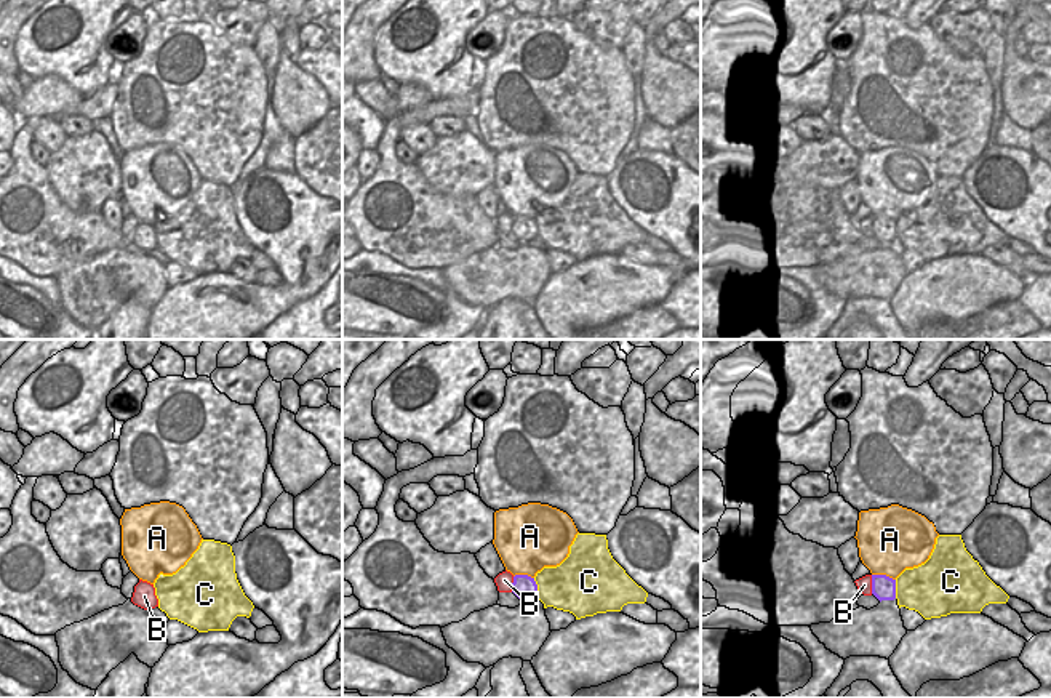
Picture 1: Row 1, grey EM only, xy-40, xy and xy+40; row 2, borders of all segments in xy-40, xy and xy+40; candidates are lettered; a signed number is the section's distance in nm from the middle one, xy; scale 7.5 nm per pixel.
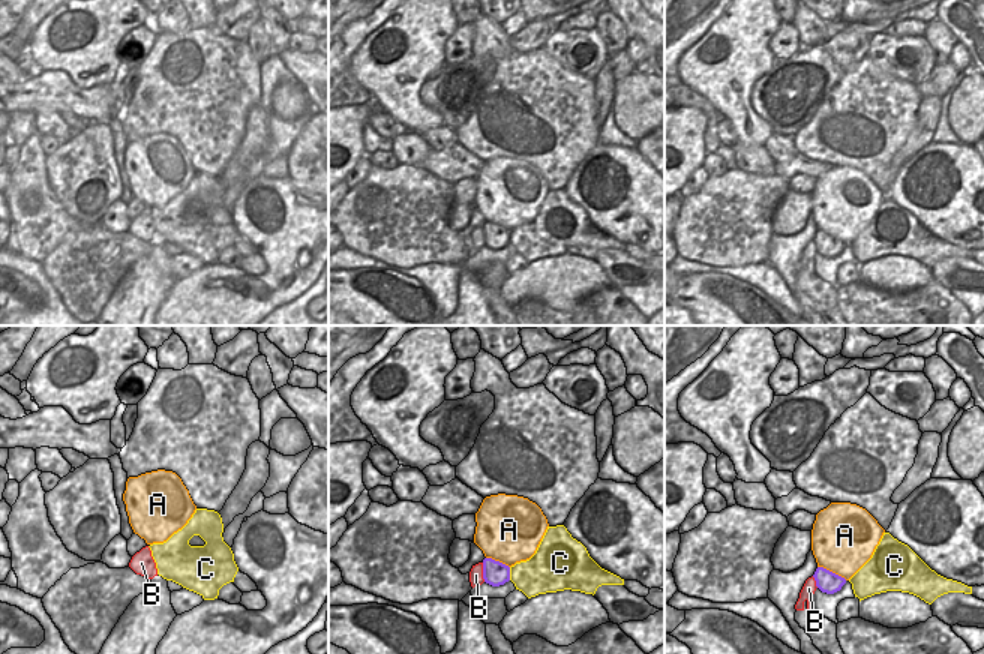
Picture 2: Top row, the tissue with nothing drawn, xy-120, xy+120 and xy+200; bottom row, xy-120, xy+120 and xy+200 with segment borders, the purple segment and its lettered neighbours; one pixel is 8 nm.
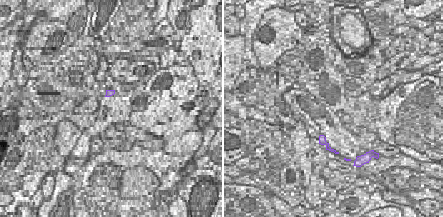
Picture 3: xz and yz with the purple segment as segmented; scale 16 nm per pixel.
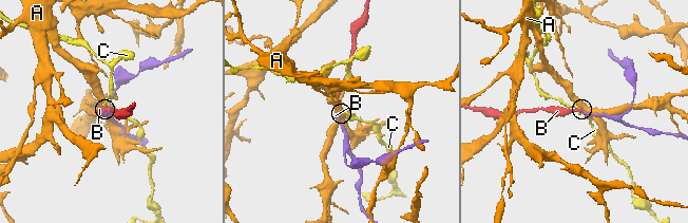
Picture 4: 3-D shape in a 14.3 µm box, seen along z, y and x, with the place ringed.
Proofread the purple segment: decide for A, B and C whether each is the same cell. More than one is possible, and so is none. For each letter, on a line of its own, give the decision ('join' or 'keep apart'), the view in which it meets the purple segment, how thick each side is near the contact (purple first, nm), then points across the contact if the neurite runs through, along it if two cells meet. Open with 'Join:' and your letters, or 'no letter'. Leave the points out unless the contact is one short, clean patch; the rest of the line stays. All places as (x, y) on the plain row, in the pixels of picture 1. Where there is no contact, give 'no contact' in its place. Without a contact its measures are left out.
Join: B
A: keep apart; meets purple in xy+40; 190 nm thick on the purple side, 460 nm on the other
B: join; meets purple in xy+40; 190 nm thick on the purple side, 120 nm on the other
C: keep apart; meets purple in xy; 180 nm thick on the purple side, 360 nm on the other; border along xy (533, 220), (538, 237)

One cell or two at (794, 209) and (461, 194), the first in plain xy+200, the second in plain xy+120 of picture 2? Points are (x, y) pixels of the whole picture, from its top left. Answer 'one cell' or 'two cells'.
two cells

